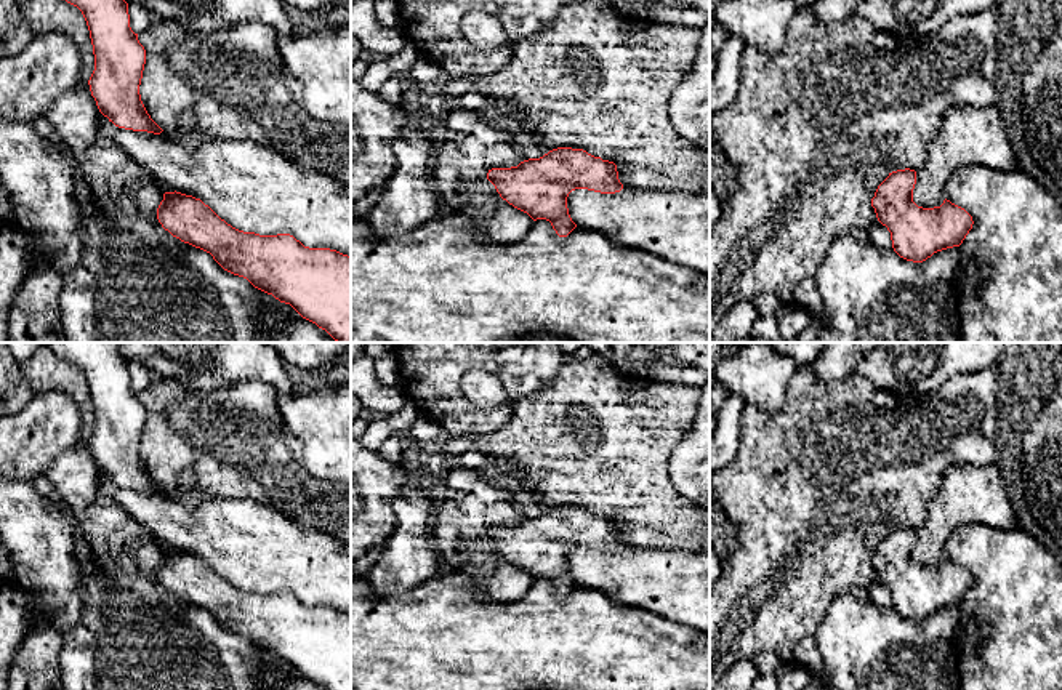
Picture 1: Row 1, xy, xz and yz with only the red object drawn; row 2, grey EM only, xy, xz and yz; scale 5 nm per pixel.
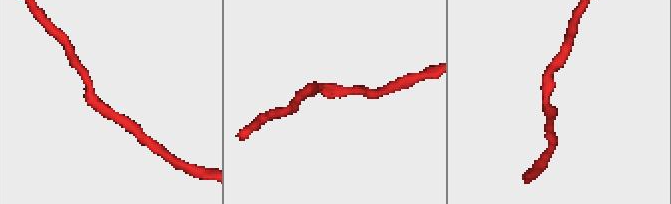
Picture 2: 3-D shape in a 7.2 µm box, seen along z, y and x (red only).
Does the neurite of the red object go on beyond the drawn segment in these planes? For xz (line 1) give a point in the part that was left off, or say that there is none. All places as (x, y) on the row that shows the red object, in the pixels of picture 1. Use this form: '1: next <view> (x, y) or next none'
1: next none

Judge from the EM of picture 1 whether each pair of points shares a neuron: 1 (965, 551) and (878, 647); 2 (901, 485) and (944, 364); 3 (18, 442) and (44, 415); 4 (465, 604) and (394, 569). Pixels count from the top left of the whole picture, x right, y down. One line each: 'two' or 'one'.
1: two
2: two
3: one
4: two

